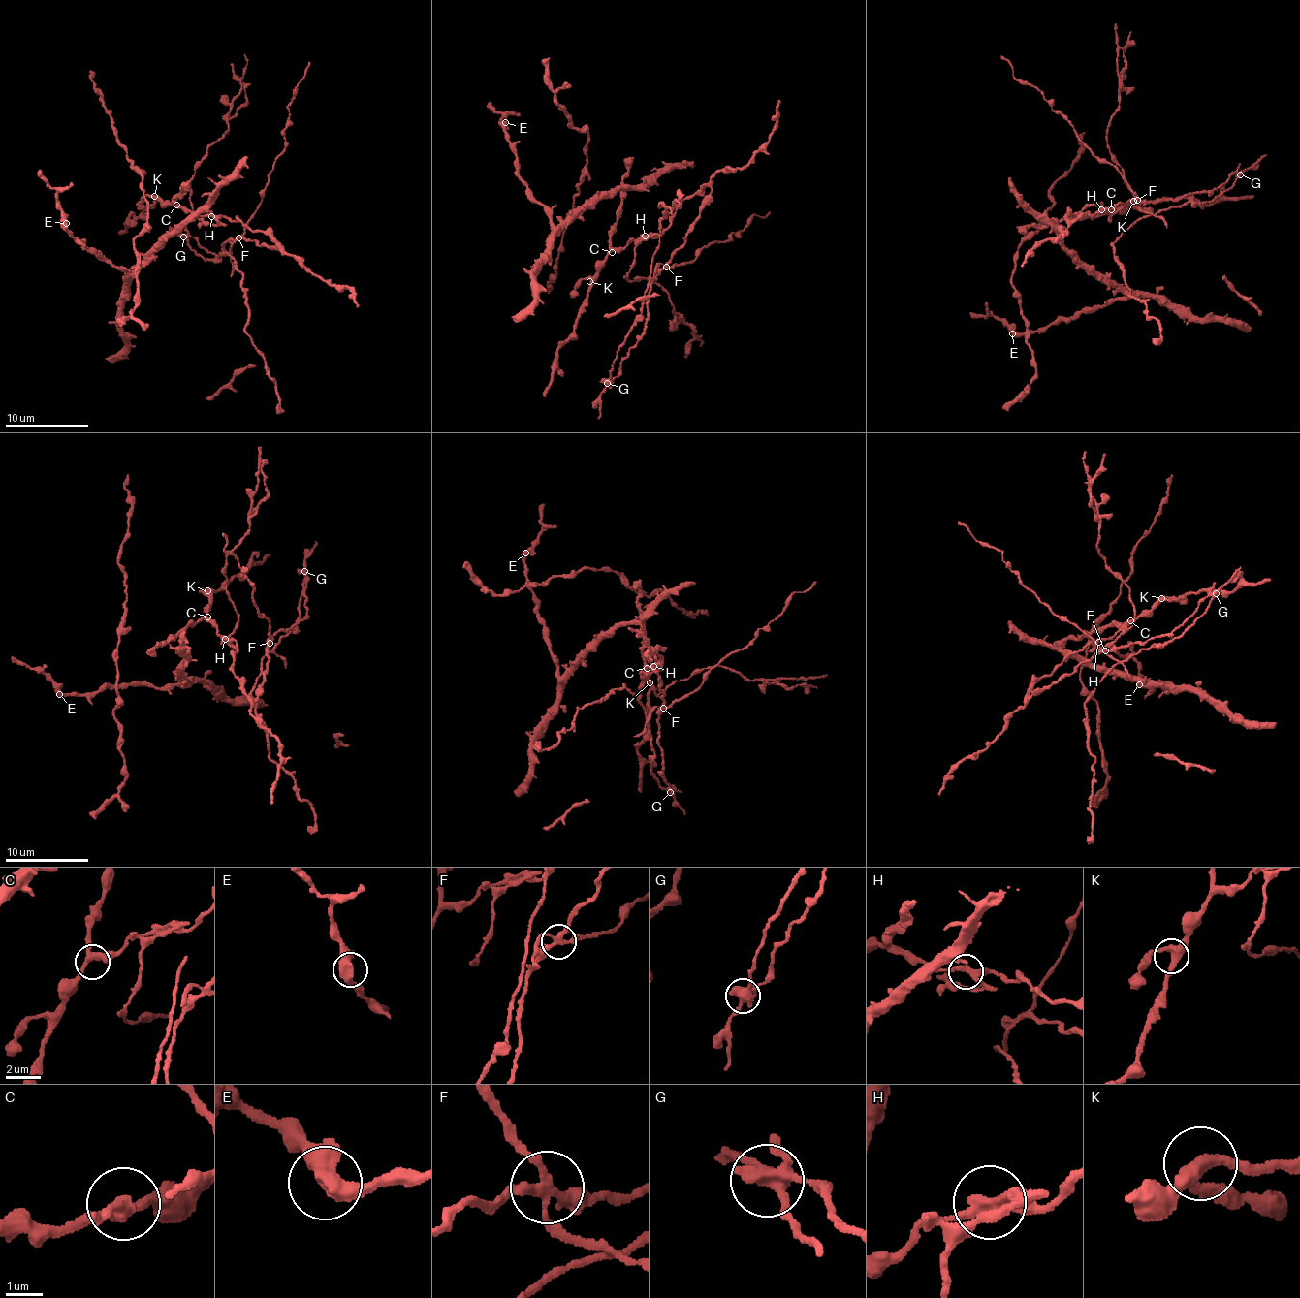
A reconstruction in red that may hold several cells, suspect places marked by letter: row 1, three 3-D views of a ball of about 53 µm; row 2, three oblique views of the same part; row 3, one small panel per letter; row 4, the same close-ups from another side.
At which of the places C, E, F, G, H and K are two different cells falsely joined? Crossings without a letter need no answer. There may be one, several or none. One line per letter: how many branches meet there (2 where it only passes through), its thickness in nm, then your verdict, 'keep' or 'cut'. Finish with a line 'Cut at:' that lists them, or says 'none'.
C: 3 | 300 nm | keep
E: 3 | 400 nm | keep
F: 4 | 240 nm | cut
G: 4 | 380 nm | cut
H: 3 | 280 nm | cut
K: 3 | 360 nm | keep
Cut at: F, G, H

